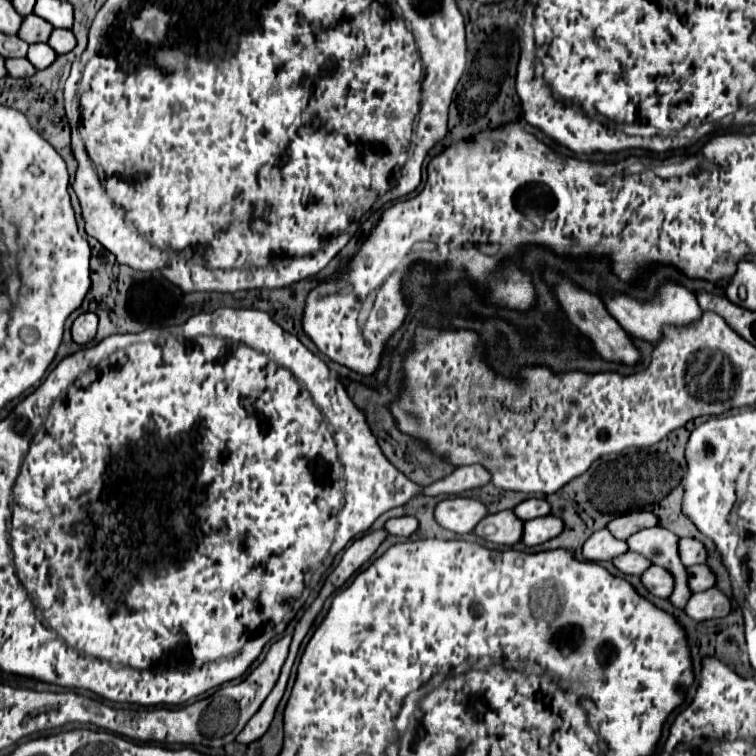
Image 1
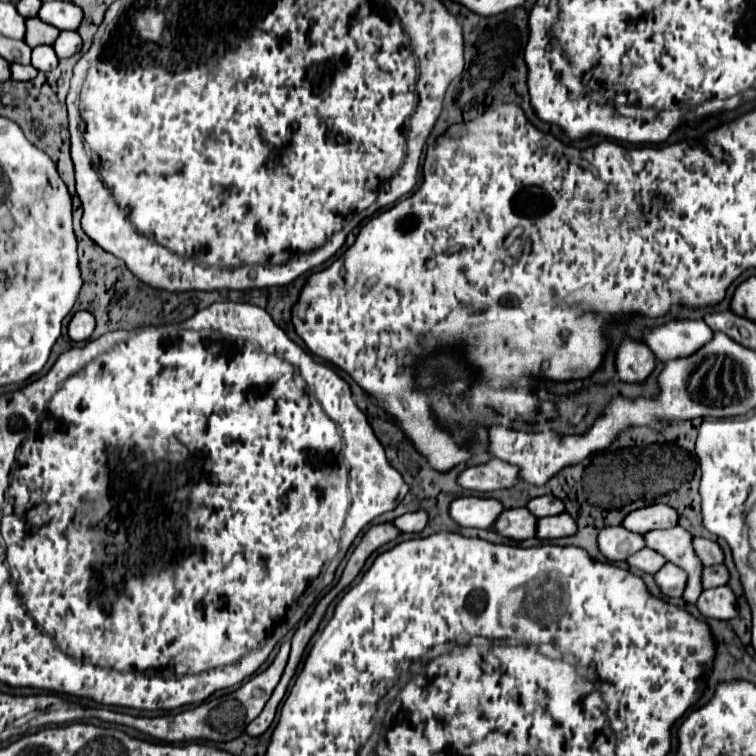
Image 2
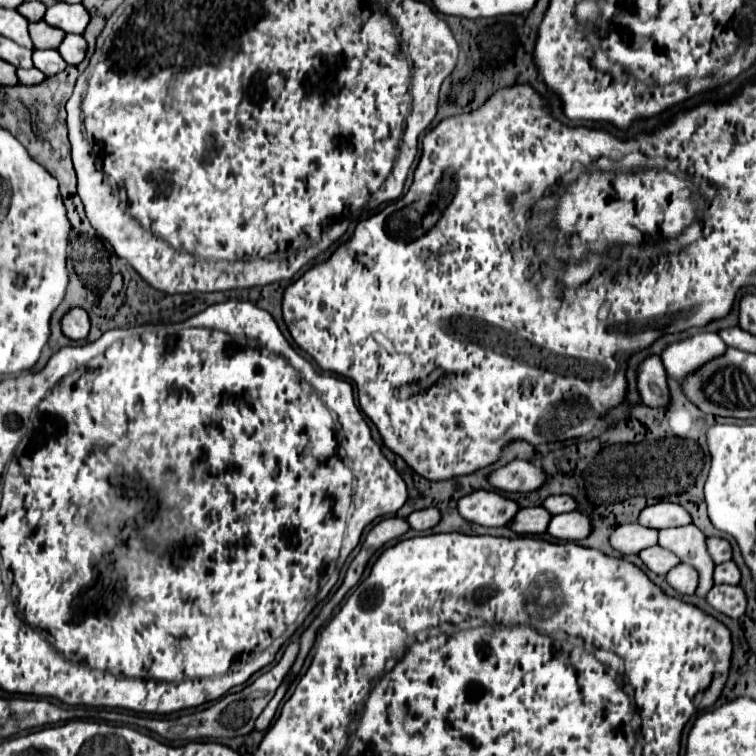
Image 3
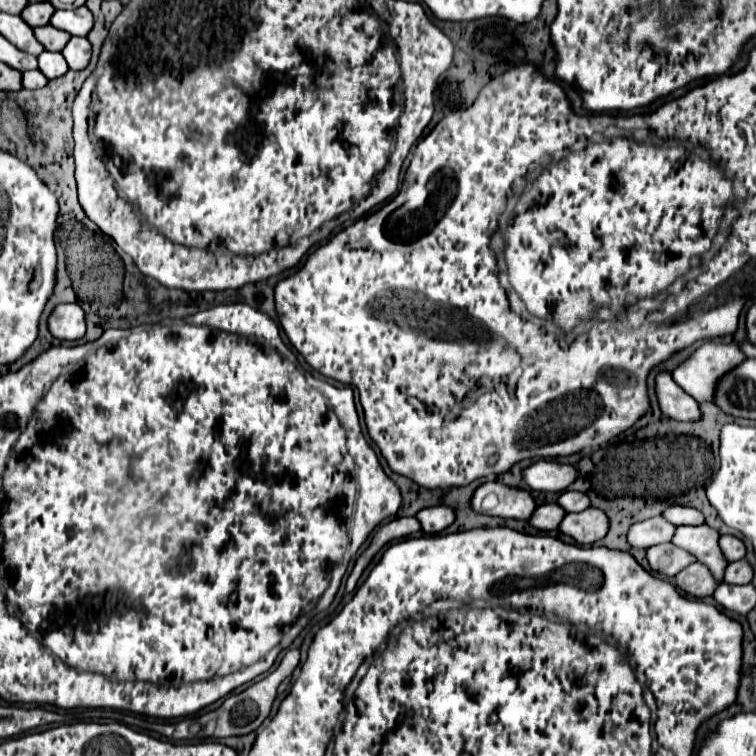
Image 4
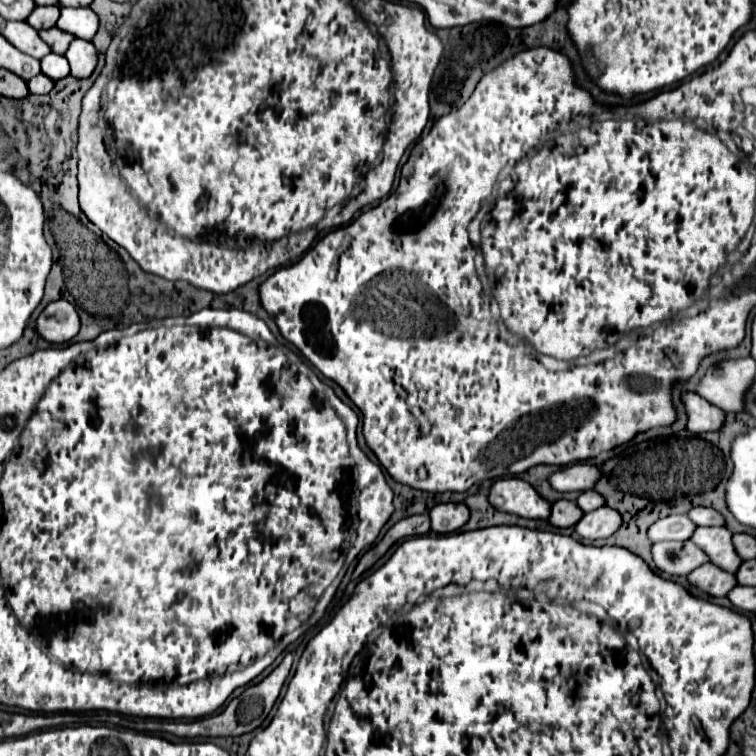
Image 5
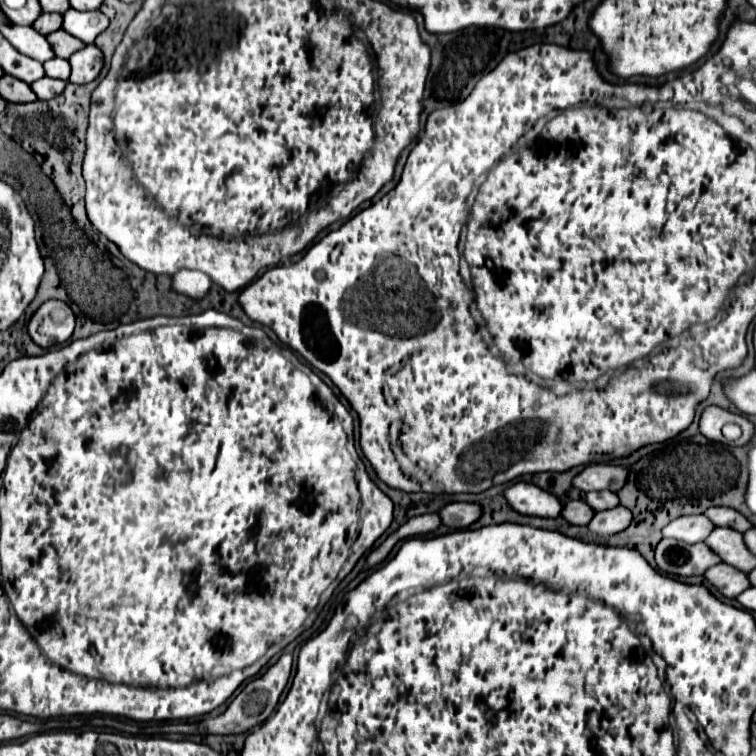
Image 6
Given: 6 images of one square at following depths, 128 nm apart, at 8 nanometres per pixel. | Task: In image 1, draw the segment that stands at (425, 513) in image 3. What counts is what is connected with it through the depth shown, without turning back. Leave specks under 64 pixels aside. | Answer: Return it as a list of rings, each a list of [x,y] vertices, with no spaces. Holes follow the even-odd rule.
[[[412,516],[392,518],[392,520],[388,520],[388,522],[384,524],[384,528],[386,528],[386,532],[392,534],[392,536],[404,536],[404,538],[408,538],[408,536],[412,536],[412,534],[416,532],[418,520],[412,518]]]

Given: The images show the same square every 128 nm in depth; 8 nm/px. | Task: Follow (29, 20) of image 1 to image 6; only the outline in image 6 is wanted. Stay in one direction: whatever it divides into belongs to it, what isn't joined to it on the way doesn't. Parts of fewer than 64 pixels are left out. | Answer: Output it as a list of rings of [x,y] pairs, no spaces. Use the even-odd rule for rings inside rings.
[[[60,28],[60,30],[56,30],[56,32],[52,32],[52,34],[48,34],[48,36],[46,36],[46,40],[50,42],[50,46],[52,46],[54,54],[56,54],[56,56],[60,56],[60,58],[70,58],[76,50],[84,48],[84,42],[82,42],[82,40],[78,40],[78,38],[74,38],[74,36],[70,36],[70,34],[68,34],[68,32],[64,32],[62,28]]]

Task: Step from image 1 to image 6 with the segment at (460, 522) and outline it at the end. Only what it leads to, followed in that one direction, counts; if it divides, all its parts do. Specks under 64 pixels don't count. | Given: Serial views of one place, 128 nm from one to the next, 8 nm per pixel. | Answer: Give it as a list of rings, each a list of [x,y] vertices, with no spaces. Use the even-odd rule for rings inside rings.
[[[516,482],[504,490],[504,498],[520,514],[540,516],[540,518],[556,518],[560,516],[562,504],[556,496],[540,490],[528,482]]]

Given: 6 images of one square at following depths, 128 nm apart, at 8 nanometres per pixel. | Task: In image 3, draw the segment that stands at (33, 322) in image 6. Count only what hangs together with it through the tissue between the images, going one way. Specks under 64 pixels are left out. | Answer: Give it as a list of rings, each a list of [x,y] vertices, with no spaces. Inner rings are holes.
[[[72,308],[64,318],[62,318],[62,332],[70,340],[84,340],[88,338],[90,332],[90,320],[86,310],[82,308]]]

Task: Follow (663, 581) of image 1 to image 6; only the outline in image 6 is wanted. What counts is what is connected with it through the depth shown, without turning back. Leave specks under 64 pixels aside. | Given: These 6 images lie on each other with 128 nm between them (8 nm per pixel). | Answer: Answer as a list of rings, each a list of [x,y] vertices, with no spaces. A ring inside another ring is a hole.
[[[724,562],[708,568],[708,572],[704,572],[704,578],[714,588],[718,588],[718,592],[726,598],[736,598],[740,592],[744,592],[750,586],[744,572],[736,570],[734,566],[728,566]]]

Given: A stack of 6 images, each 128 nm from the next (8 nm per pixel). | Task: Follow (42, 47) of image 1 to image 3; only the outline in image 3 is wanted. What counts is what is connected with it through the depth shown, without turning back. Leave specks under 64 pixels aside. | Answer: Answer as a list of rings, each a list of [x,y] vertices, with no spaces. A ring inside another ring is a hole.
[[[34,50],[32,60],[34,60],[34,66],[42,70],[46,76],[58,74],[66,68],[66,62],[58,54],[58,50]]]

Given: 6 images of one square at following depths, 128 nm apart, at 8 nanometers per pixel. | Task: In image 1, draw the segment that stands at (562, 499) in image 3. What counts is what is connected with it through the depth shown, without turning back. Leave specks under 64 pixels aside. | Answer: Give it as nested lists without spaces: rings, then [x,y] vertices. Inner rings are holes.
[[[530,498],[530,500],[524,500],[522,504],[518,504],[514,510],[512,510],[520,520],[532,520],[532,518],[538,518],[538,516],[546,516],[550,512],[550,506],[546,500],[538,500],[538,498]]]

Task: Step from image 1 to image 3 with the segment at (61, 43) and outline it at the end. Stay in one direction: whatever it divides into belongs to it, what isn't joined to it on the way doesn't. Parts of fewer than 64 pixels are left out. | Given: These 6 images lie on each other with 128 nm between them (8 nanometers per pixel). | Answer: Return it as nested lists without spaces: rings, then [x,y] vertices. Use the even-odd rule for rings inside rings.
[[[66,34],[66,38],[62,40],[58,52],[68,64],[80,64],[84,60],[84,54],[86,54],[84,36],[82,34]]]

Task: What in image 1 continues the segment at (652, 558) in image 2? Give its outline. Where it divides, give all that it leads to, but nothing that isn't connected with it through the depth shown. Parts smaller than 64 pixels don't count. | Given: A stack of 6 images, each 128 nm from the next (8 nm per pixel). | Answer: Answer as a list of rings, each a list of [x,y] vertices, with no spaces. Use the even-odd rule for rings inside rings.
[[[624,552],[620,556],[616,556],[612,560],[612,564],[622,572],[622,574],[636,574],[640,576],[648,566],[650,566],[650,560],[646,560],[644,556],[638,556],[636,552]]]

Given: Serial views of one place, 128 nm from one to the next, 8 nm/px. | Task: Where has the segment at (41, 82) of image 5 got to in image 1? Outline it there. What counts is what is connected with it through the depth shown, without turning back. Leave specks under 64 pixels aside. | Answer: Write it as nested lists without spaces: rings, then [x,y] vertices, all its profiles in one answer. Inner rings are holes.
[[[8,58],[6,60],[6,70],[12,78],[28,78],[36,72],[36,68],[26,58]]]

